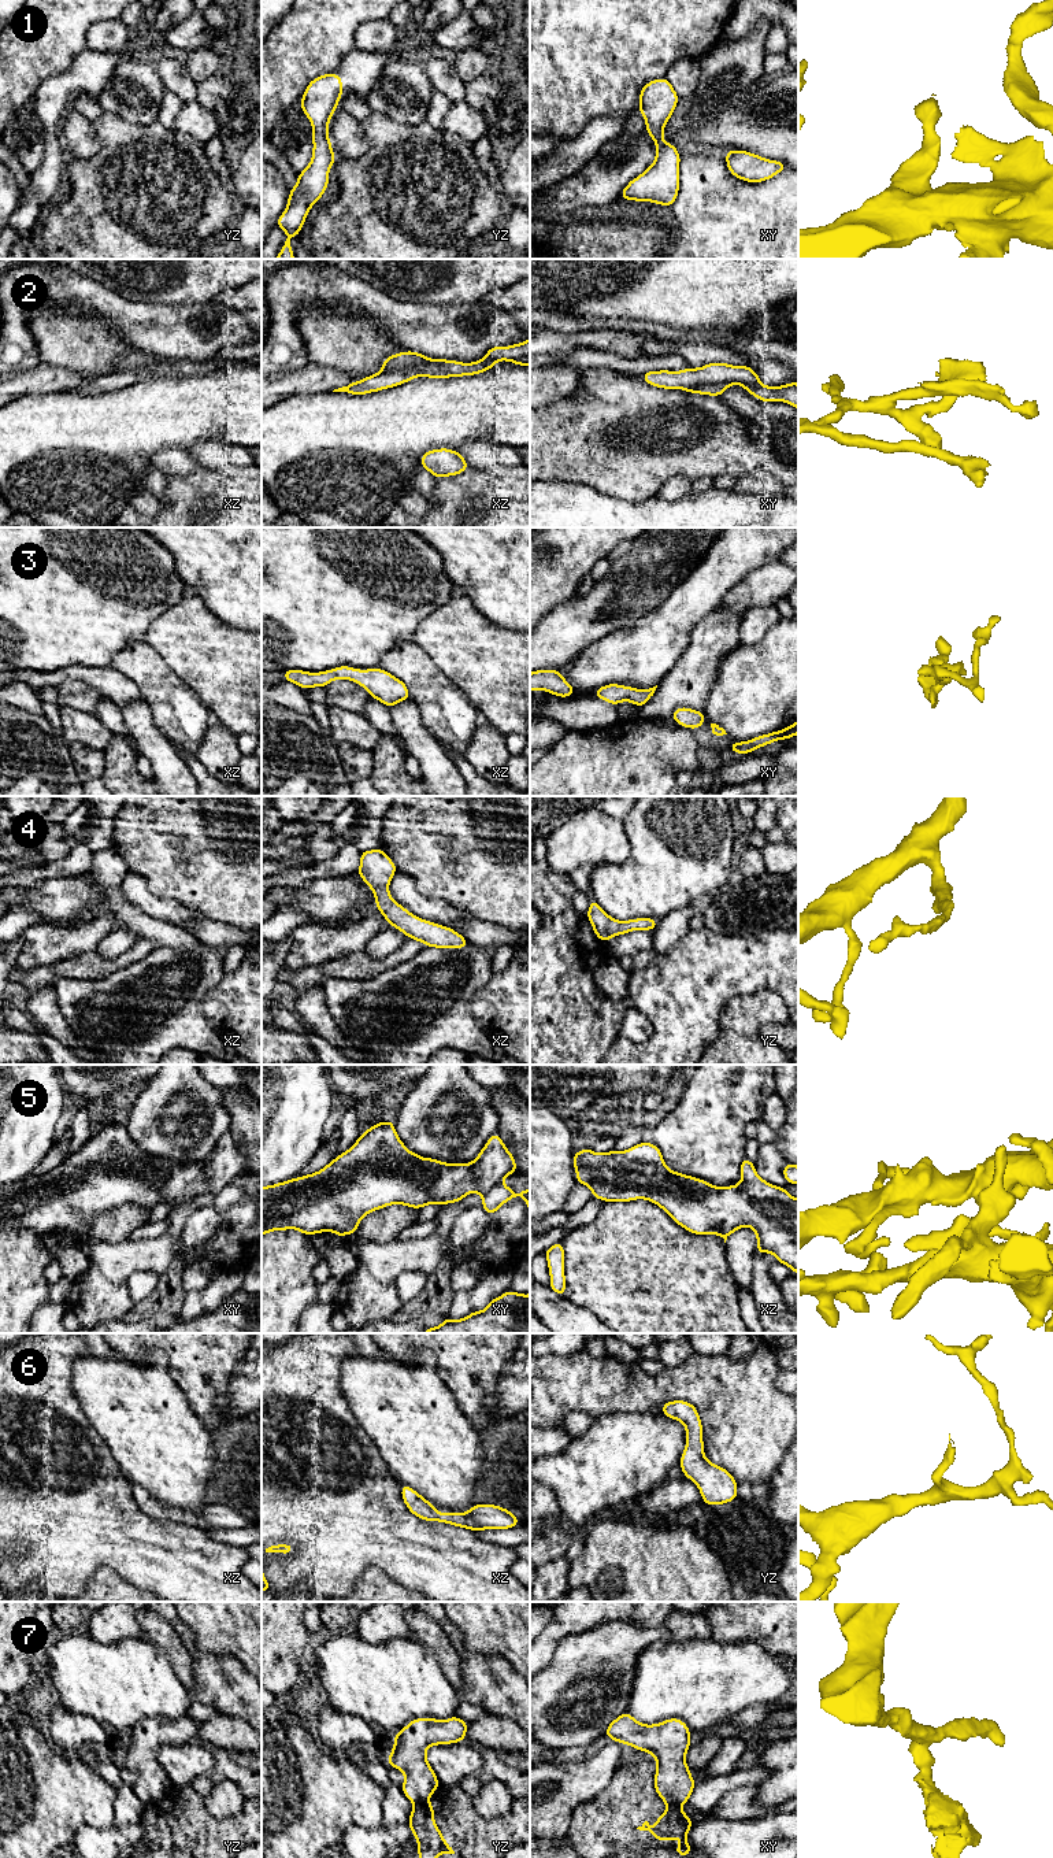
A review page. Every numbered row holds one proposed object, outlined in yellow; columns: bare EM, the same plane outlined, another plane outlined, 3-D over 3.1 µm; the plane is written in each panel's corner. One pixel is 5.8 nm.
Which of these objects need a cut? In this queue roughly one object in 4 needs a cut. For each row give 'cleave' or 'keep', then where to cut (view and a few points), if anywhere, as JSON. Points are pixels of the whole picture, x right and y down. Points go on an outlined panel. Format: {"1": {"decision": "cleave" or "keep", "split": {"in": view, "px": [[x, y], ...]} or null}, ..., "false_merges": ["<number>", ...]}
{"1": {"decision": "keep", "split": null}, "2": {"decision": "cleave", "split": {"in": "xz", "px": [[433, 359], [407, 370], [379, 373]]}}, "3": {"decision": "keep", "split": null}, "4": {"decision": "keep", "split": null}, "5": {"decision": "keep", "split": null}, "6": {"decision": "keep", "split": null}, "7": {"decision": "cleave", "split": {"in": "yz", "px": [[426, 1801], [414, 1805]]}}, "false_merges": ["2", "7"]}

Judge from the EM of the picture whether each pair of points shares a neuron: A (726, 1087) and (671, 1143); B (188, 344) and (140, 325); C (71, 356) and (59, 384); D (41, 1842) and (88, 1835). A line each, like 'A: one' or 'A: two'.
A: one
B: one
C: two
D: two

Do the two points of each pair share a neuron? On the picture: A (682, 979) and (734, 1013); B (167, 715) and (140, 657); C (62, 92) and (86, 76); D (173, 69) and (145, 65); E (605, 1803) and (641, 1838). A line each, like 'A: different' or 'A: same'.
A: different
B: same
C: same
D: different
E: same

